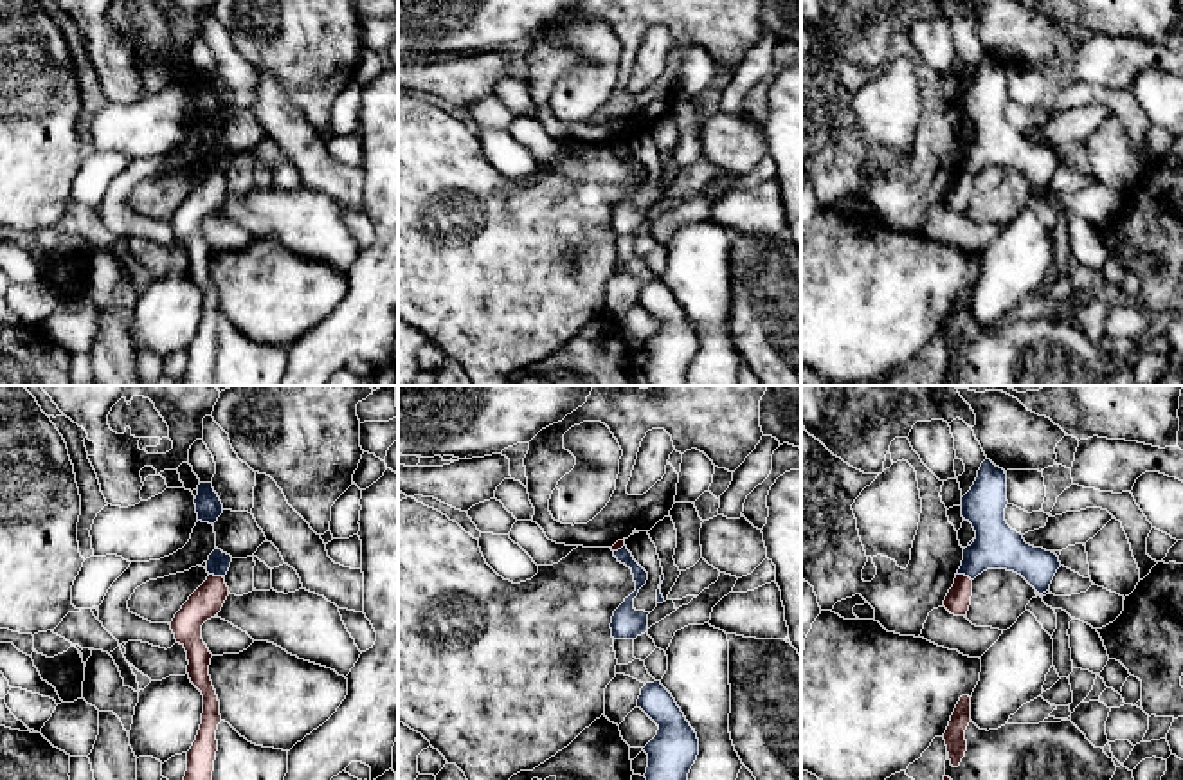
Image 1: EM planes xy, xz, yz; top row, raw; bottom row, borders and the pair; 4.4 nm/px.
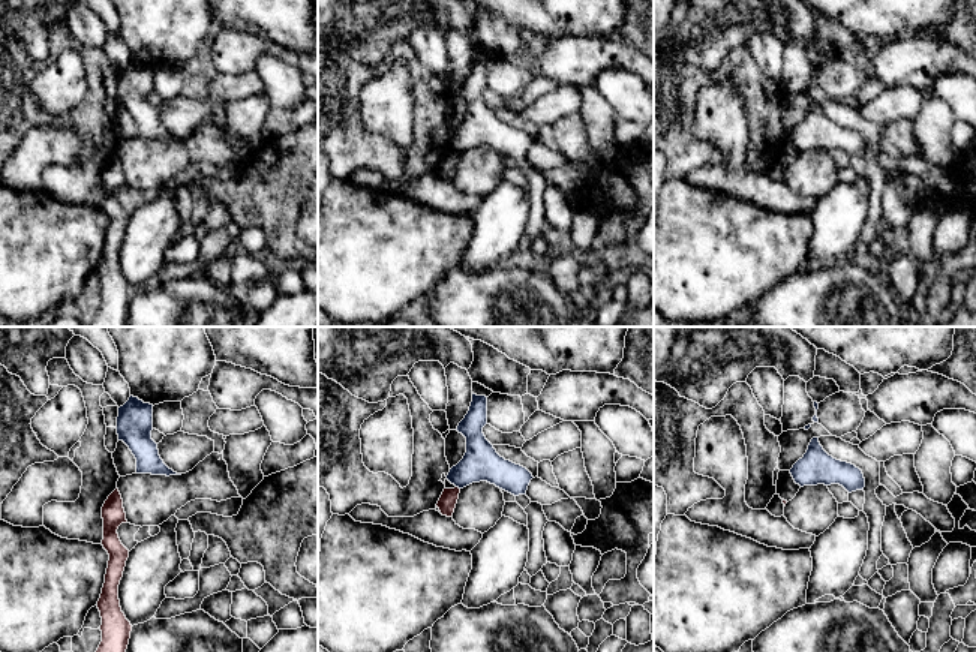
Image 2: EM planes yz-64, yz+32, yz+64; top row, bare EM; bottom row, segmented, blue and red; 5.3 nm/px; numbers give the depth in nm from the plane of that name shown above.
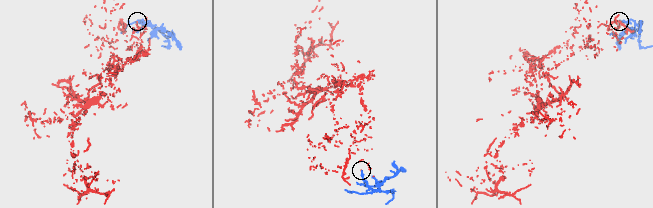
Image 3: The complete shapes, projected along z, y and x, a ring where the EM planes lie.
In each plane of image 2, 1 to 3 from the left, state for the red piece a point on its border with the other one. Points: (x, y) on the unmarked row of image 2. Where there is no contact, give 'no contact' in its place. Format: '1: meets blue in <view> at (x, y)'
1: no contact
2: meets blue in yz+32 at (458, 150)
3: no contact

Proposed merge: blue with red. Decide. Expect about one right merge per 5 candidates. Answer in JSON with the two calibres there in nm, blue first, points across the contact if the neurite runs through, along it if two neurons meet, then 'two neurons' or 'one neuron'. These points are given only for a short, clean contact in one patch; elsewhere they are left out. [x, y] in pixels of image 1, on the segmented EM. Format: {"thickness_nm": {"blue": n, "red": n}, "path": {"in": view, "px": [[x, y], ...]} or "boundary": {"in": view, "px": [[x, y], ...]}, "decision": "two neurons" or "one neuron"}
{"thickness_nm": {"blue": 200, "red": 110}, "boundary": {"in": "yz", "px": [[957, 573], [964, 573], [971, 580]]}, "decision": "two neurons"}

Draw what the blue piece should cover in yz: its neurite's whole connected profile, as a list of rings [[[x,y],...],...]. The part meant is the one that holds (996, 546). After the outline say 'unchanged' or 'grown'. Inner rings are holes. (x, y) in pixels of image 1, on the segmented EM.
[[[985,459],[971,490],[962,497],[962,517],[976,531],[976,539],[963,549],[958,575],[974,580],[987,569],[1007,569],[1021,575],[1039,594],[1061,567],[1059,557],[1025,542],[1023,535],[1005,521],[1007,474]]]; unchanged

